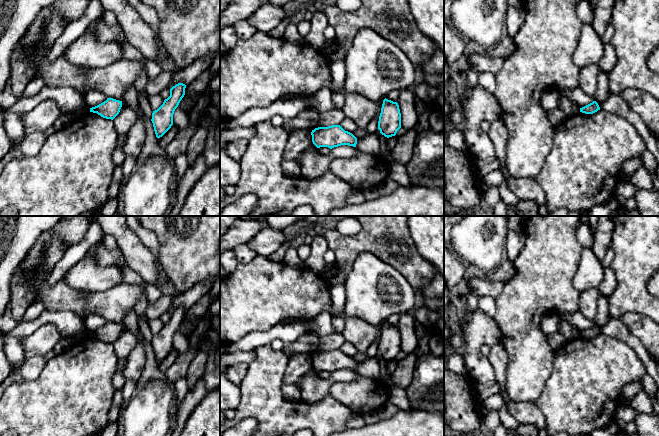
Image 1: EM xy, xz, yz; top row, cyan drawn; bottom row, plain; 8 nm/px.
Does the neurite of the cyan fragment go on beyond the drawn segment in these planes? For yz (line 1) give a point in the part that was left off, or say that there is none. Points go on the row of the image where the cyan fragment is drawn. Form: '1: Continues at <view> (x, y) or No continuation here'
1: No continuation here

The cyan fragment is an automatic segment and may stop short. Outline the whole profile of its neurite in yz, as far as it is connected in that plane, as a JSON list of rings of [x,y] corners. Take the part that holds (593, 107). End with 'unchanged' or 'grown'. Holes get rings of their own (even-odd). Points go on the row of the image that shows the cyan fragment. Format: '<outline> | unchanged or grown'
[[[593,101],[592,103],[580,108],[580,112],[585,114],[593,114],[600,110],[600,107],[596,101]]] | unchanged

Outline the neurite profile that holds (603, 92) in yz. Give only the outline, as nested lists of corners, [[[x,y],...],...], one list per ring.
[[[600,71],[598,75],[598,85],[595,94],[595,101],[597,103],[603,102],[609,97],[610,94],[611,93],[608,86],[608,74]]]

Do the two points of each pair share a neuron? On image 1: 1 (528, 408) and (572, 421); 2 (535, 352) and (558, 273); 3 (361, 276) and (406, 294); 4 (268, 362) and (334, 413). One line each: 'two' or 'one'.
1: two
2: one
3: one
4: one

